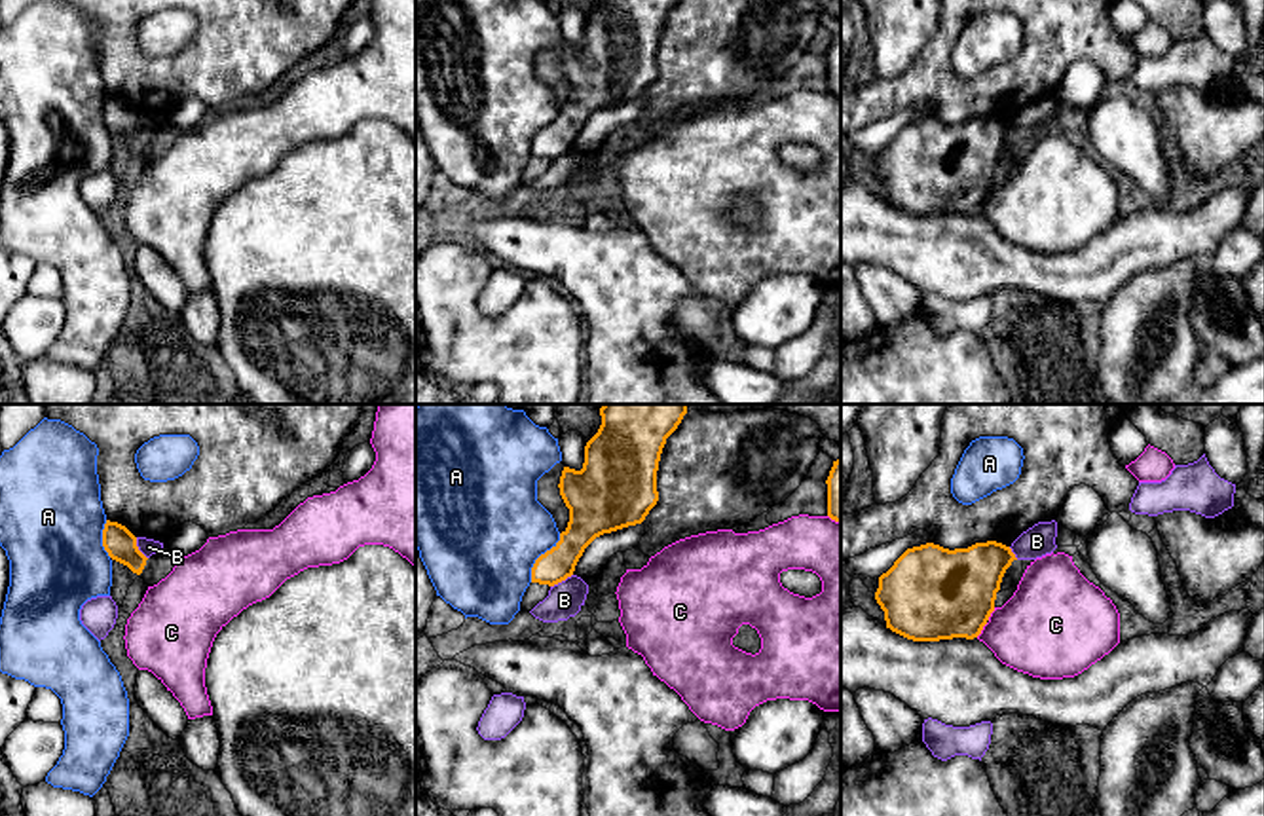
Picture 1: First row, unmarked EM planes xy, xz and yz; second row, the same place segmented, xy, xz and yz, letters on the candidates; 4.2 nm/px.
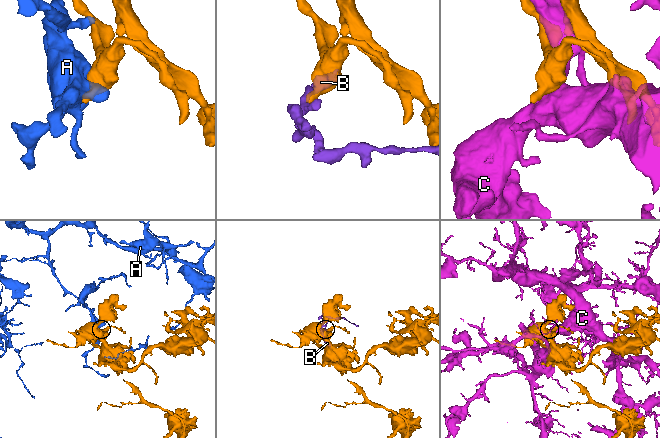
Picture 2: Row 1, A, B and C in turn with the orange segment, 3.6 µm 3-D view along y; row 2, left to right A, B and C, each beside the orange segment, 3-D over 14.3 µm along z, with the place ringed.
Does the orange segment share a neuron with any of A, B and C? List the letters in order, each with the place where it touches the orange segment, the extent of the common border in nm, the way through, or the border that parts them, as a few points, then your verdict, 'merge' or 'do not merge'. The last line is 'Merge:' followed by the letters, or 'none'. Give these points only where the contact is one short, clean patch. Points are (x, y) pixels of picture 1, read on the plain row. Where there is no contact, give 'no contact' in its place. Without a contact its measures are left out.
A: xz (539, 131) | 240 nm | do not merge
B: xz (560, 156) | 110 nm | along xz (572, 148), (551, 162) | do not merge
C: yz (982, 204) | 80 nm | do not merge
Merge: none

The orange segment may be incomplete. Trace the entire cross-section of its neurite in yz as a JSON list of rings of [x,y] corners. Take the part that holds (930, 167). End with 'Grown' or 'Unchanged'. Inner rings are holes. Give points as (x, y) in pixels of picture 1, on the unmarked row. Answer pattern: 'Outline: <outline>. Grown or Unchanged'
Outline: [[[996,116],[955,125],[934,118],[907,123],[879,152],[875,175],[886,203],[913,216],[977,213],[1013,135],[1012,123]]]. Unchanged

